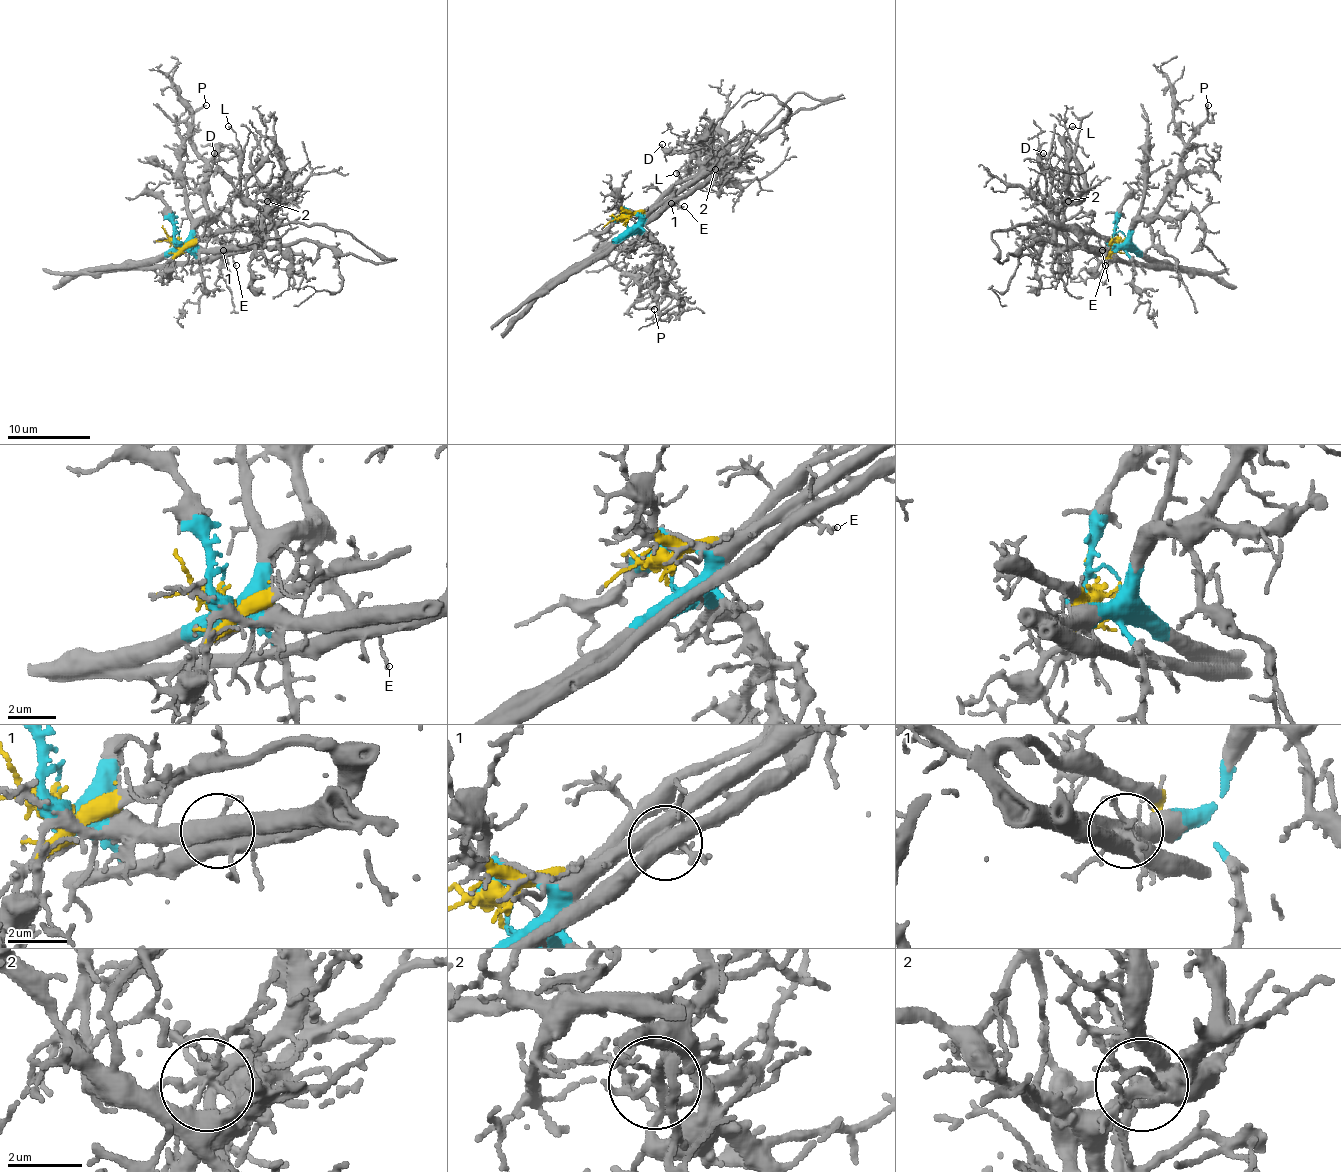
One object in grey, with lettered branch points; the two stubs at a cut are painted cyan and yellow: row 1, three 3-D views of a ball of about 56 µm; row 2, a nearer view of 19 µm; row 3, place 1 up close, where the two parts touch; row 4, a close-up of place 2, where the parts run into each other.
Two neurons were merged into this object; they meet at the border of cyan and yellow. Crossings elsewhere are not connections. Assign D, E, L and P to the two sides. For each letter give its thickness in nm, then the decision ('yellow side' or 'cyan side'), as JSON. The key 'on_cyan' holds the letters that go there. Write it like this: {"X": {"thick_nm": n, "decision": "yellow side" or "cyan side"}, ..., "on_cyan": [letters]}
{"D": {"thick_nm": 140, "decision": "yellow side"}, "E": {"thick_nm": 130, "decision": "cyan side"}, "L": {"thick_nm": 140, "decision": "yellow side"}, "P": {"thick_nm": 170, "decision": "cyan side"}, "on_cyan": ["E", "P"]}

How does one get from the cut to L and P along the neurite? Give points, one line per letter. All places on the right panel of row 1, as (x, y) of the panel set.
L: (1124, 237), (1106, 241), (1069, 226), (1063, 216), (1073, 196), (1058, 179), (1069, 171), (1063, 134), (1073, 125)
P: (1124, 237), (1127, 245), (1133, 226), (1149, 214), (1178, 173), (1178, 162), (1188, 138), (1207, 117), (1207, 105)

